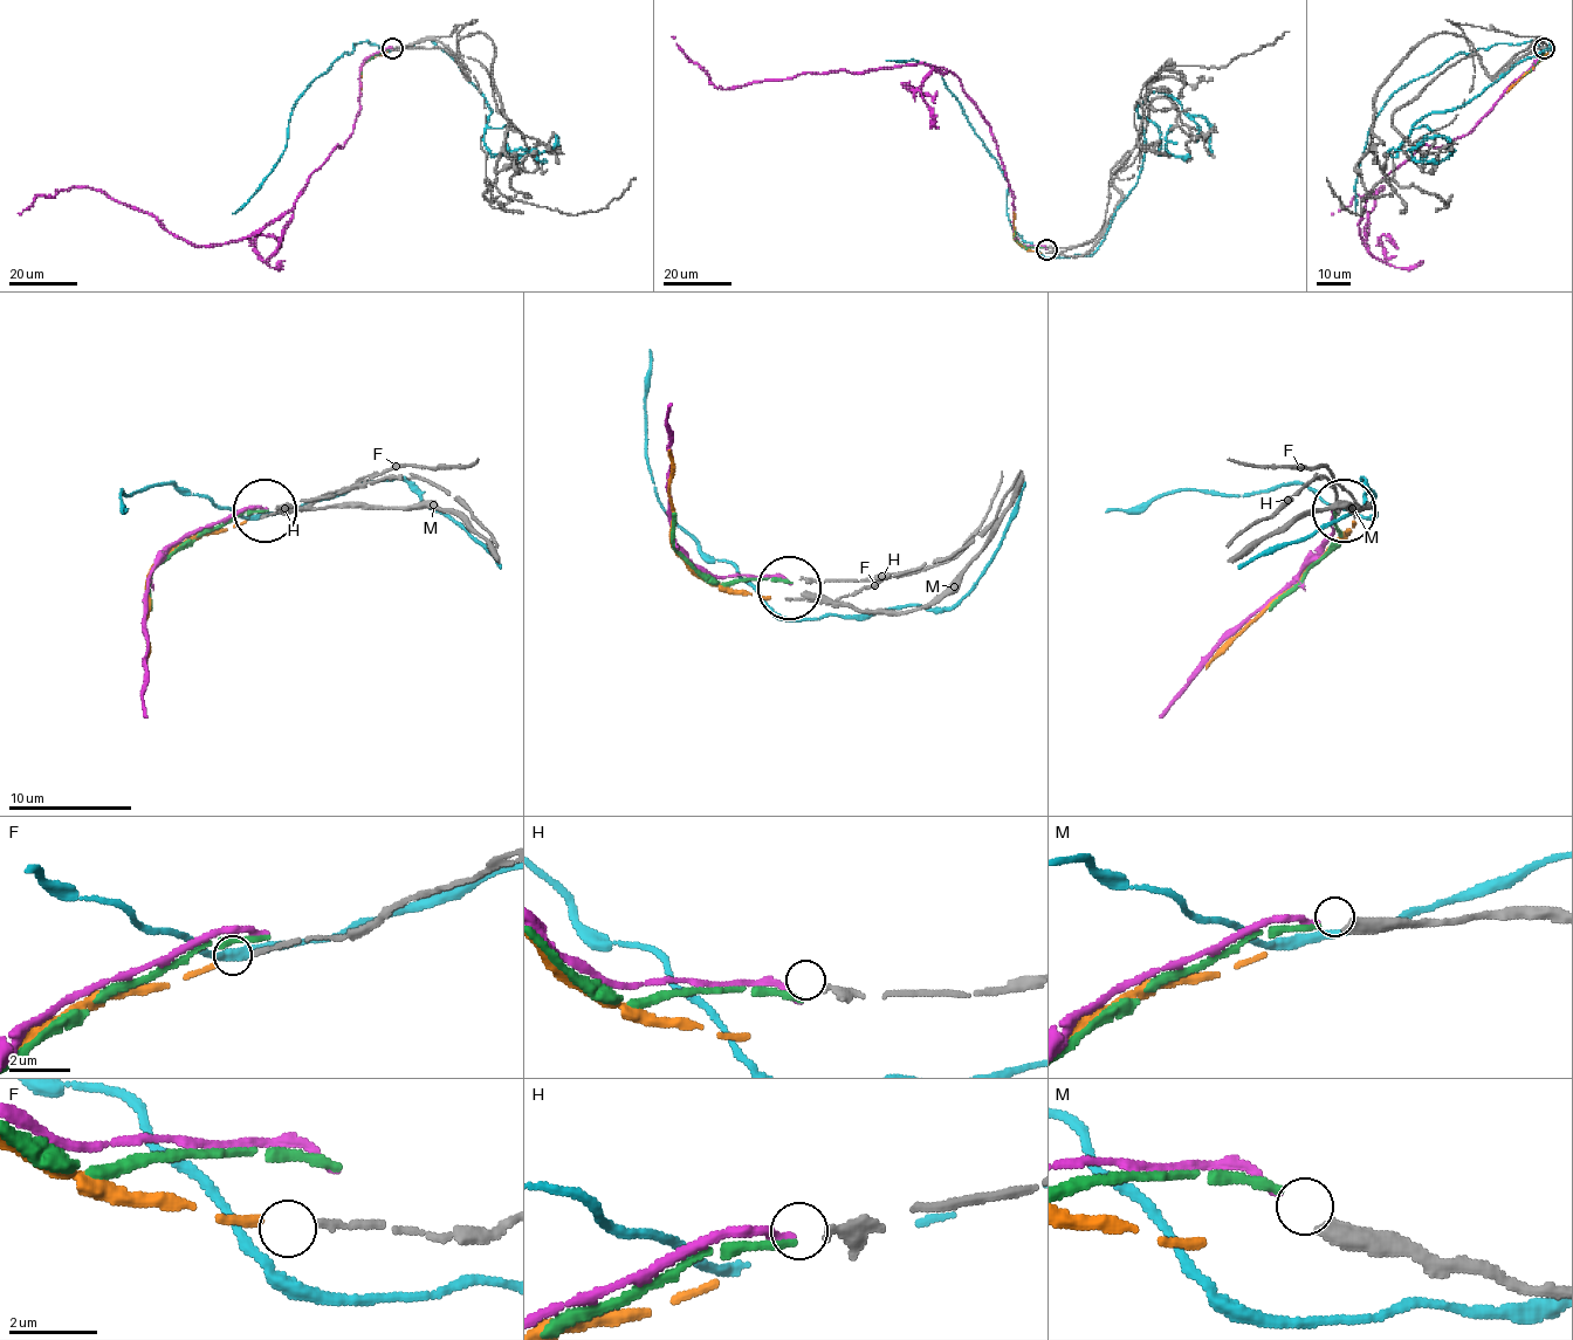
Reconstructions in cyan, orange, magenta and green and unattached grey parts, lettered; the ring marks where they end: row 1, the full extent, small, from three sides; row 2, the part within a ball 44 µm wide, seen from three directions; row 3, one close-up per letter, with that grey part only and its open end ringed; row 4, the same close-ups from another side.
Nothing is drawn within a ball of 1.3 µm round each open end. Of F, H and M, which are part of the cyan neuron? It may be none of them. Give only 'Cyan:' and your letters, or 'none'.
Cyan: none

